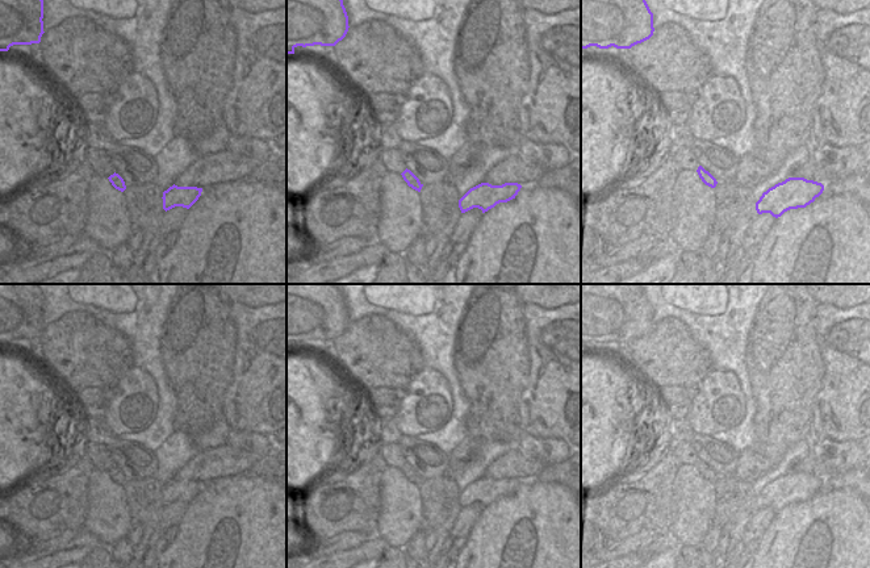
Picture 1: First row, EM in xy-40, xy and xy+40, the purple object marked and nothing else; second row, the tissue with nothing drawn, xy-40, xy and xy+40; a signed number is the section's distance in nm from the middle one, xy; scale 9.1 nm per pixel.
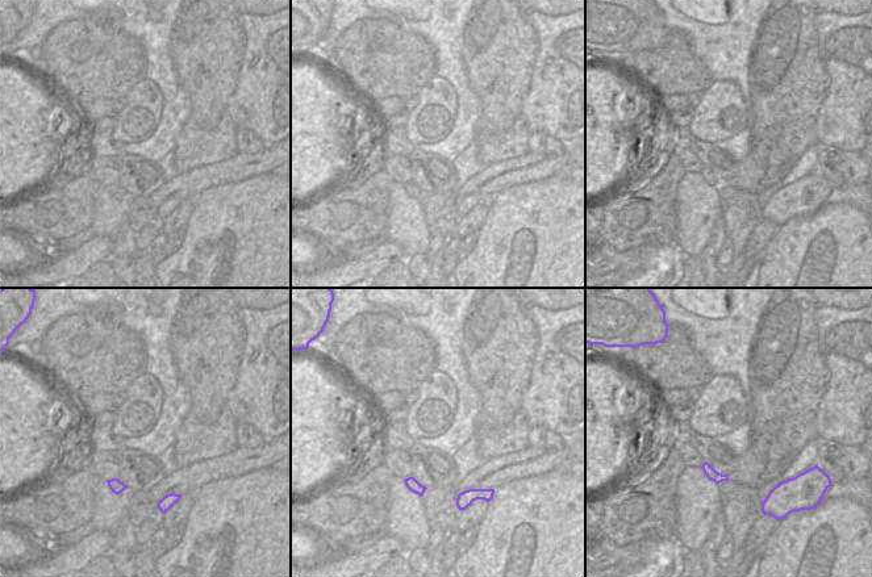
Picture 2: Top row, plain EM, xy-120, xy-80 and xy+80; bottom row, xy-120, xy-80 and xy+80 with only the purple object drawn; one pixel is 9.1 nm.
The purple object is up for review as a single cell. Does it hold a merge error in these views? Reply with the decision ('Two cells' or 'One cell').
Two cells

